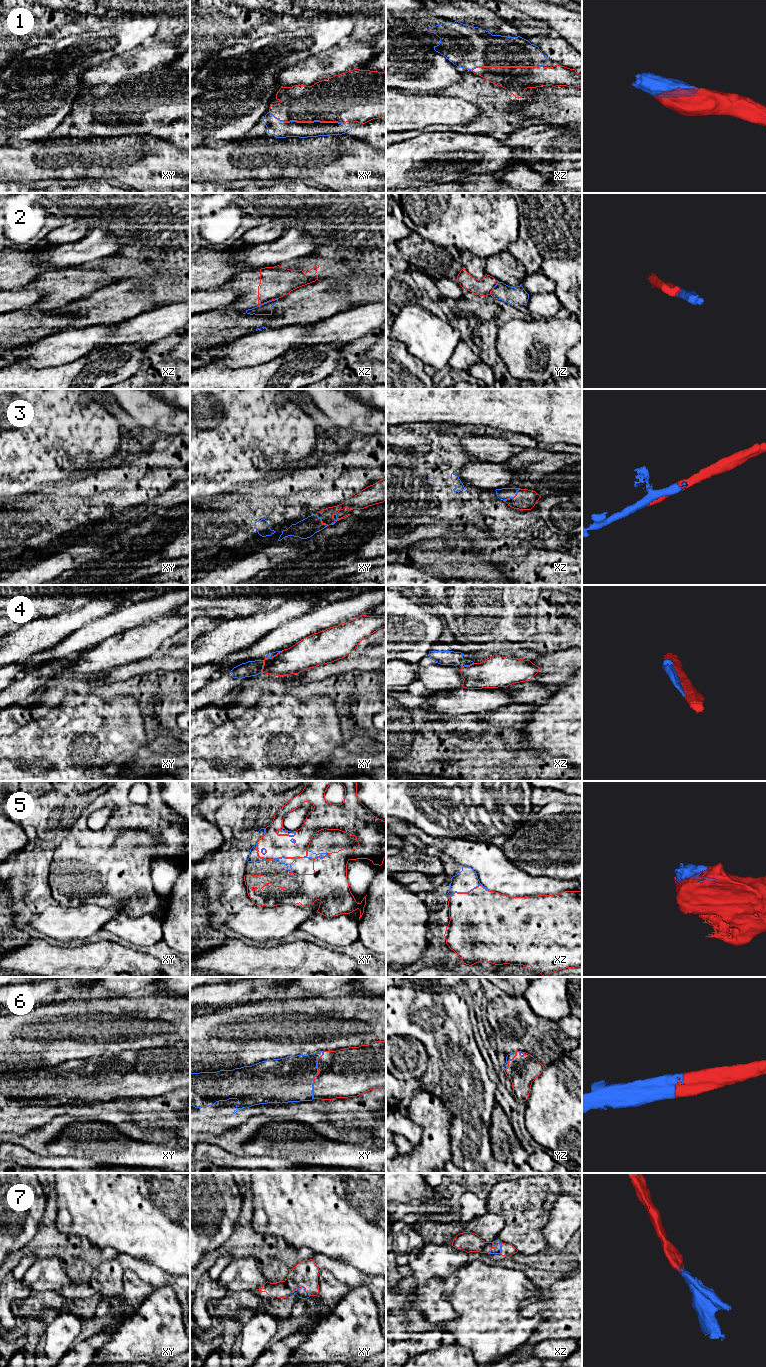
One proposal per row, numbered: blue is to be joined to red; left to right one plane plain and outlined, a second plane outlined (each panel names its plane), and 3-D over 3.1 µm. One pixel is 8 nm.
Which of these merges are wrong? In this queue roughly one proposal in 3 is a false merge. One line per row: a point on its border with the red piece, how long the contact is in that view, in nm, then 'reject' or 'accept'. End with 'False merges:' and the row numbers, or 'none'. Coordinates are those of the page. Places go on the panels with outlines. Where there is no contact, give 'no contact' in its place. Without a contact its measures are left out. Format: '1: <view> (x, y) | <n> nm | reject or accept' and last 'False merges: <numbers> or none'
1: xy (307, 121) | 600 nm | accept
2: xz (267, 301) | 170 nm | reject
3: xz (512, 498) | 170 nm | accept
4: xy (268, 658) | 260 nm | reject
5: xy (273, 859) | 340 nm | accept
6: xy (316, 1075) | 400 nm | accept
7: xy (300, 1287) | 180 nm | accept
False merges: 2, 4

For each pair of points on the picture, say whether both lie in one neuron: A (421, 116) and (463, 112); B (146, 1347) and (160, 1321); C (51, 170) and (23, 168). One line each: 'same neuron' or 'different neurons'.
A: same neuron
B: same neuron
C: same neuron

